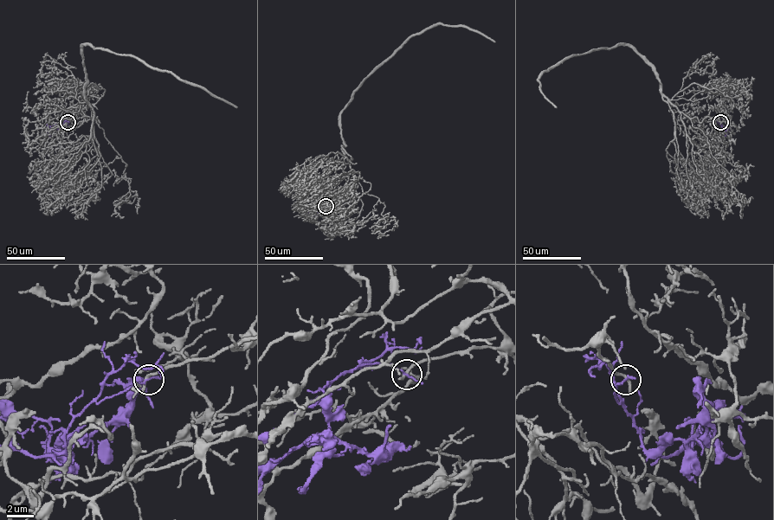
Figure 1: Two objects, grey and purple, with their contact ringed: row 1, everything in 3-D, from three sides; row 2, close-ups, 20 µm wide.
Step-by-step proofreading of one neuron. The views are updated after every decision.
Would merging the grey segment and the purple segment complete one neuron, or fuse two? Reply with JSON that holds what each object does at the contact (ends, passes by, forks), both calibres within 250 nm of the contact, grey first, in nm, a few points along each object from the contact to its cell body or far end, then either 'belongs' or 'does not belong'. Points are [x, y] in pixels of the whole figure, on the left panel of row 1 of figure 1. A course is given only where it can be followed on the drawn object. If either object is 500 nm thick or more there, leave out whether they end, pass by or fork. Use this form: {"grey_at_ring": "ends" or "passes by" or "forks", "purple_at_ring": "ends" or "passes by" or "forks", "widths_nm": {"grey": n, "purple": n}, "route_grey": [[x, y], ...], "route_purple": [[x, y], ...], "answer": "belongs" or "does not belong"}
{"grey_at_ring": "ends", "purple_at_ring": "passes by", "widths_nm": {"grey": 280, "purple": 130}, "route_grey": [[67, 122], [87, 116], [99, 122], [85, 95], [84, 45], [132, 54], [154, 69], [172, 73], [237, 107]], "route_purple": [[67, 122], [60, 129], [49, 129], [47, 133], [50, 135]], "answer": "does not belong"}

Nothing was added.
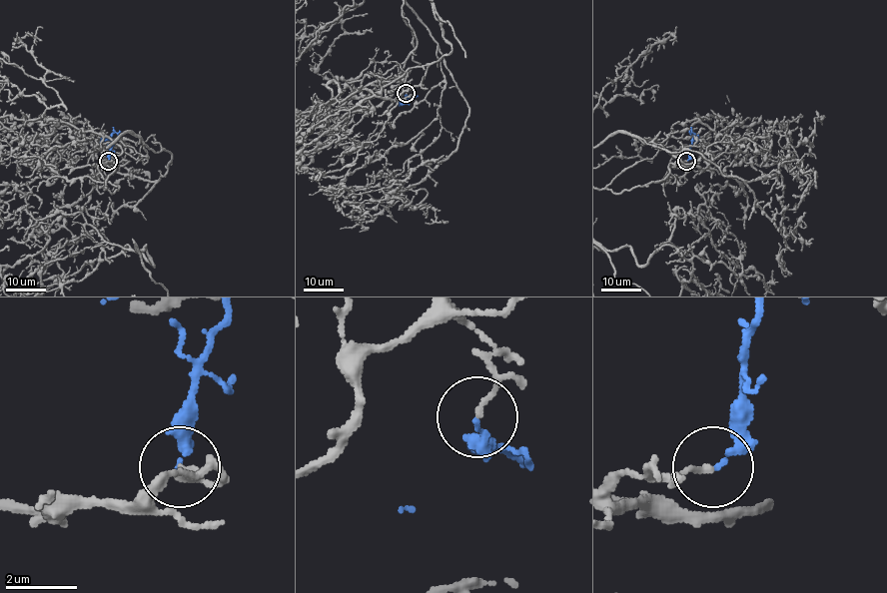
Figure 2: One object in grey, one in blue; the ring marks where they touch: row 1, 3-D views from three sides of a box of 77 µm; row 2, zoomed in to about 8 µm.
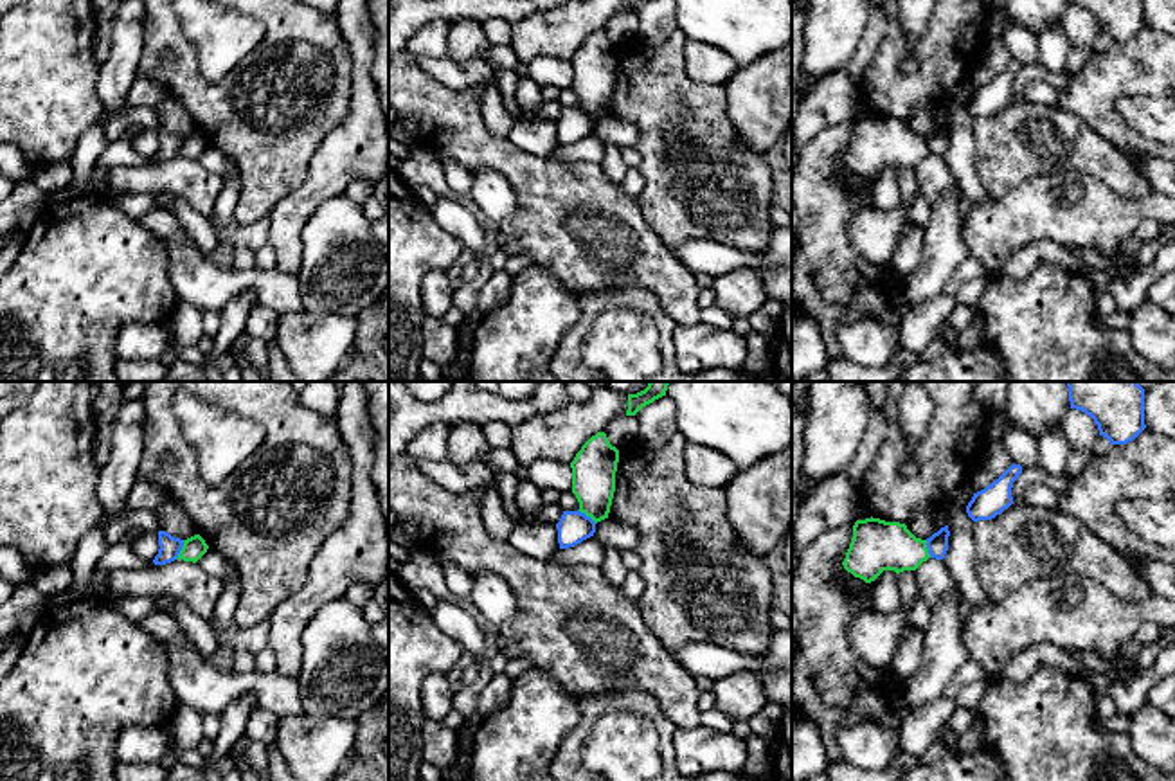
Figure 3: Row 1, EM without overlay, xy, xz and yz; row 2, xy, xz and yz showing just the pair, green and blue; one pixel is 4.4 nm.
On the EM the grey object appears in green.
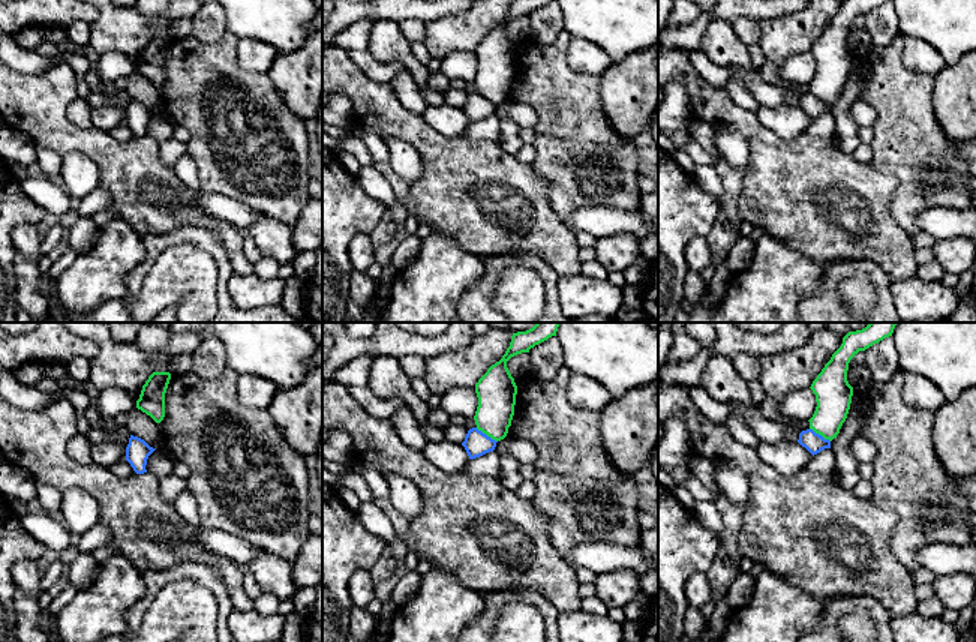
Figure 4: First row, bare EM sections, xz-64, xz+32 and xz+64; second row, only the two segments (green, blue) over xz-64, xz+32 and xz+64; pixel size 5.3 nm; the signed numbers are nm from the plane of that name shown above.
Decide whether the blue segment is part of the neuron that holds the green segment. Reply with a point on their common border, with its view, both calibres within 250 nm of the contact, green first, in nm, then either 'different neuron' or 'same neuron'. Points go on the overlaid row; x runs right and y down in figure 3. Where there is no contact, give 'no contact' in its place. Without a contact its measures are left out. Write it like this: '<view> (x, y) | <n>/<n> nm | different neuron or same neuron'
xy (182, 549) | 100/100 nm | different neuron

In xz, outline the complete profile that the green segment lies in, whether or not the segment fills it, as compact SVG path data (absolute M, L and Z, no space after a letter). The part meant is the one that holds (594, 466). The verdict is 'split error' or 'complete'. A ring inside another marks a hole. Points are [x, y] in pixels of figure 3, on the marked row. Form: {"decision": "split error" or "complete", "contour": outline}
{"decision": "complete", "contour": "M605 432L592 435L570 462L572 493L579 511L596 524L608 518L614 491L619 450L610 444Z"}

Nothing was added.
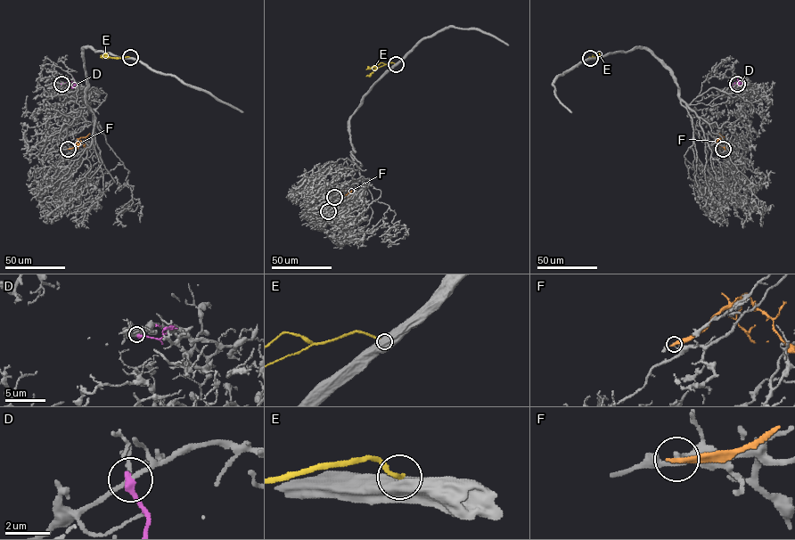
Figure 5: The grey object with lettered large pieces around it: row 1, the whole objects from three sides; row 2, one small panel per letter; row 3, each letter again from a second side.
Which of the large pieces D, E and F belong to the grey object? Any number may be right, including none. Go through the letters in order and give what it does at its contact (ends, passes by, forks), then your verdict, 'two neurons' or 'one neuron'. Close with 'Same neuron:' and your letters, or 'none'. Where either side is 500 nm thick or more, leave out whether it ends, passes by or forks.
D: it ends | two neurons
E: two neurons
F: it ends | two neurons
Same neuron: none

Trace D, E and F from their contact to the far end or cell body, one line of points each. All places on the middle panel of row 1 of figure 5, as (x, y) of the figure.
D: (328, 211), (330, 216), (335, 216), (337, 208), (342, 205)
E: (396, 64), (385, 64), (366, 76)
F: (334, 197), (342, 191), (348, 197), (356, 192)

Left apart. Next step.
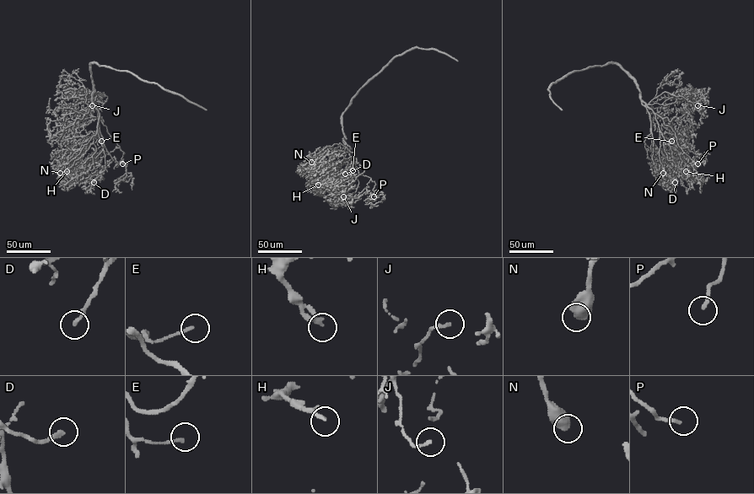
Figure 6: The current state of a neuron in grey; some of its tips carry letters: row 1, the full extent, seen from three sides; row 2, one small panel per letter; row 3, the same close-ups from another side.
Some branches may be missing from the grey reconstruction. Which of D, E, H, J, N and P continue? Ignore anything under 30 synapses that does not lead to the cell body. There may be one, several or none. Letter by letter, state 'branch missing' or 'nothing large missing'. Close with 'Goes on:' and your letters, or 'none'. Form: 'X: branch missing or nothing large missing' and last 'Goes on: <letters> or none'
D: branch missing
E: nothing large missing
H: nothing large missing
J: nothing large missing
N: branch missing
P: branch missing
Goes on: D, N, P

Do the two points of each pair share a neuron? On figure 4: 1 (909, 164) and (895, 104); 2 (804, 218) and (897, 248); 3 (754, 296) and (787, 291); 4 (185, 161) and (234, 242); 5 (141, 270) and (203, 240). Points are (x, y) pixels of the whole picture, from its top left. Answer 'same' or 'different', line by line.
1: same
2: same
3: same
4: different
5: same

